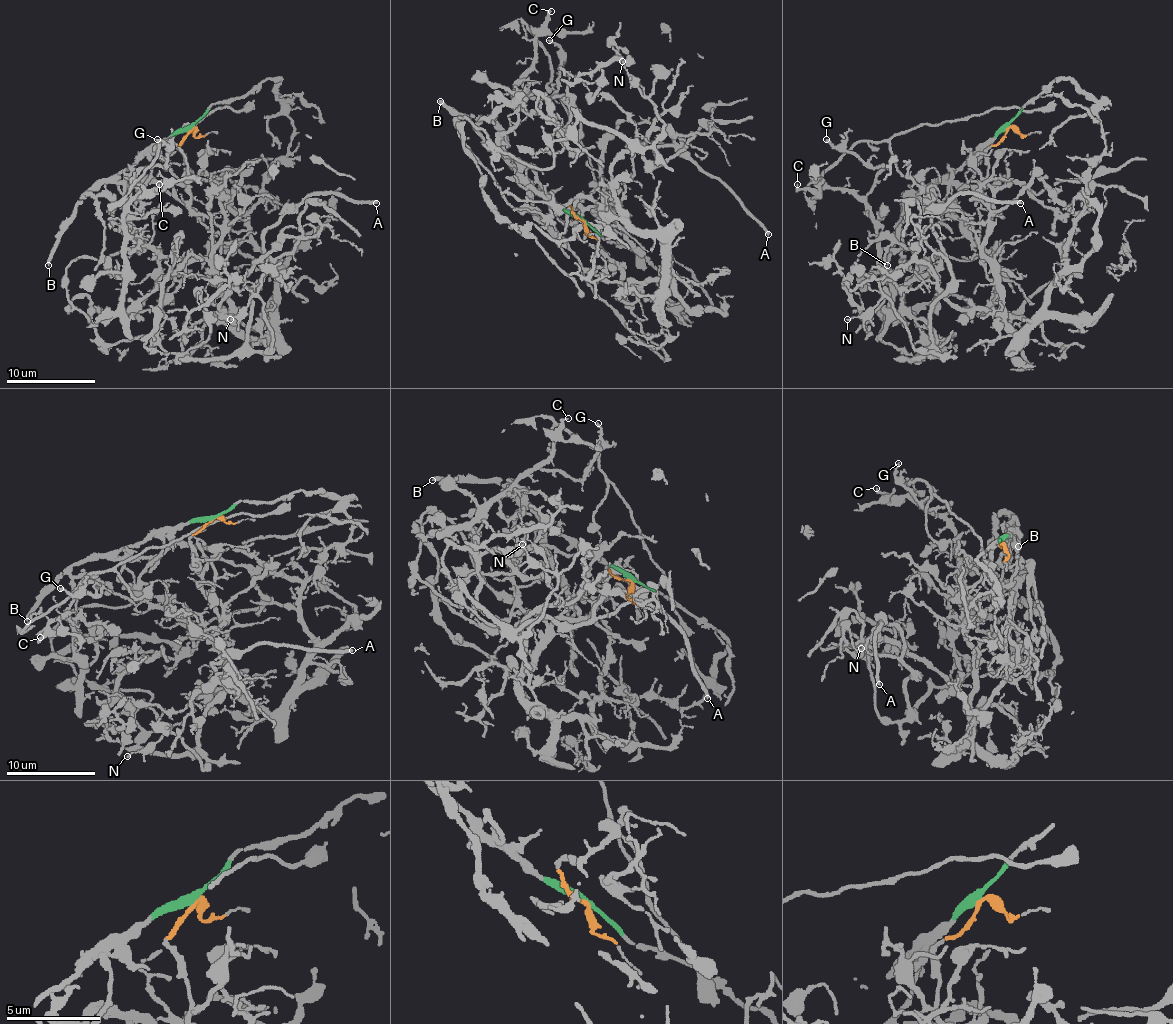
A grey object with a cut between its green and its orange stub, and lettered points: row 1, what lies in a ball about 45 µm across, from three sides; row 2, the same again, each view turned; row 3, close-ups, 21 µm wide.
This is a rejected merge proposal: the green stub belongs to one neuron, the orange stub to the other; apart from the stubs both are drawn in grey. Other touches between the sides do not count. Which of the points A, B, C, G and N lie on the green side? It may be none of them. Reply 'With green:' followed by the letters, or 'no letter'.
With green: B

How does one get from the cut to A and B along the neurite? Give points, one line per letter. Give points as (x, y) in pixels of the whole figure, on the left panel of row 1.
A: (192, 130), (190, 208), (221, 230), (228, 311), (297, 246), (279, 257), (263, 235), (313, 194), (375, 203)
B: (192, 127), (181, 127), (152, 145), (127, 168), (100, 179), (78, 201), (71, 223), (60, 237), (49, 266)

